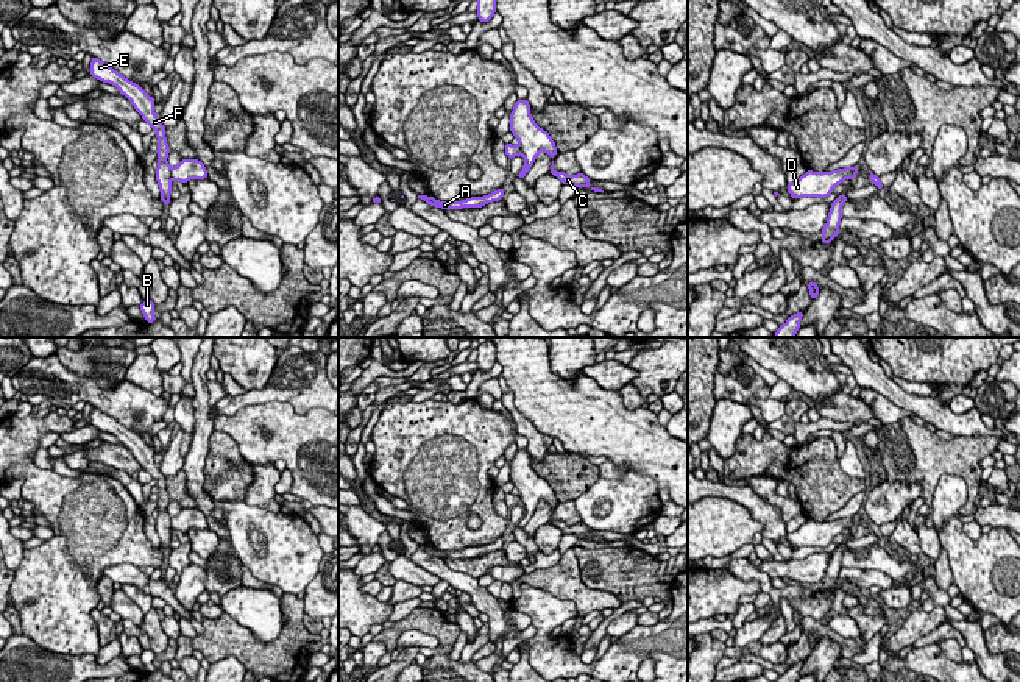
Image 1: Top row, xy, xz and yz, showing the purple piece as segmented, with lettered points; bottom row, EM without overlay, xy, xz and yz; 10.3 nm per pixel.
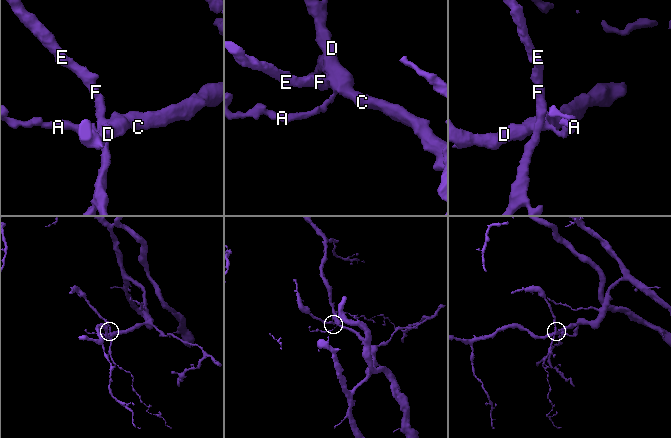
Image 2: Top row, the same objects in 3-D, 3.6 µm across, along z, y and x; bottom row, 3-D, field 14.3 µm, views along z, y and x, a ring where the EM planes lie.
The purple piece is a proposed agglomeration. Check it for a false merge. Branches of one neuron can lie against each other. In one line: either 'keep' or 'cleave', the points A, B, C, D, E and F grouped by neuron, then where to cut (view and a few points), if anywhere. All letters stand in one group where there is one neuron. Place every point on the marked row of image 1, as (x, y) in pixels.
cleave; A C D / B E F; cut in xy along (172, 167), (170, 178)

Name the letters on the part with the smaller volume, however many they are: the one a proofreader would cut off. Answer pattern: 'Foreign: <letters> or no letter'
Foreign: B, E, F

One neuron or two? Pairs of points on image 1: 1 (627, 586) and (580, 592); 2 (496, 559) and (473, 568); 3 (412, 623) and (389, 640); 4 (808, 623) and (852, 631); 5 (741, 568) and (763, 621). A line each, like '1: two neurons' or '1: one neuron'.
1: two neurons
2: one neuron
3: one neuron
4: two neurons
5: two neurons

